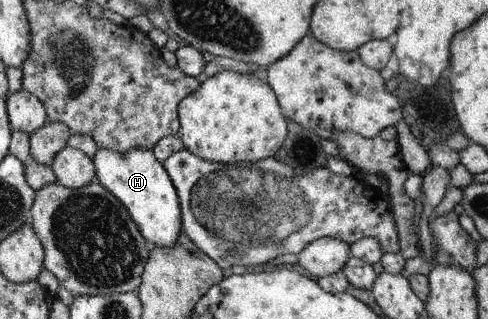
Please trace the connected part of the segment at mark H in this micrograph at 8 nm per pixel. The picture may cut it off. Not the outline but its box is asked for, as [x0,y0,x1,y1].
[95,149,182,249]

